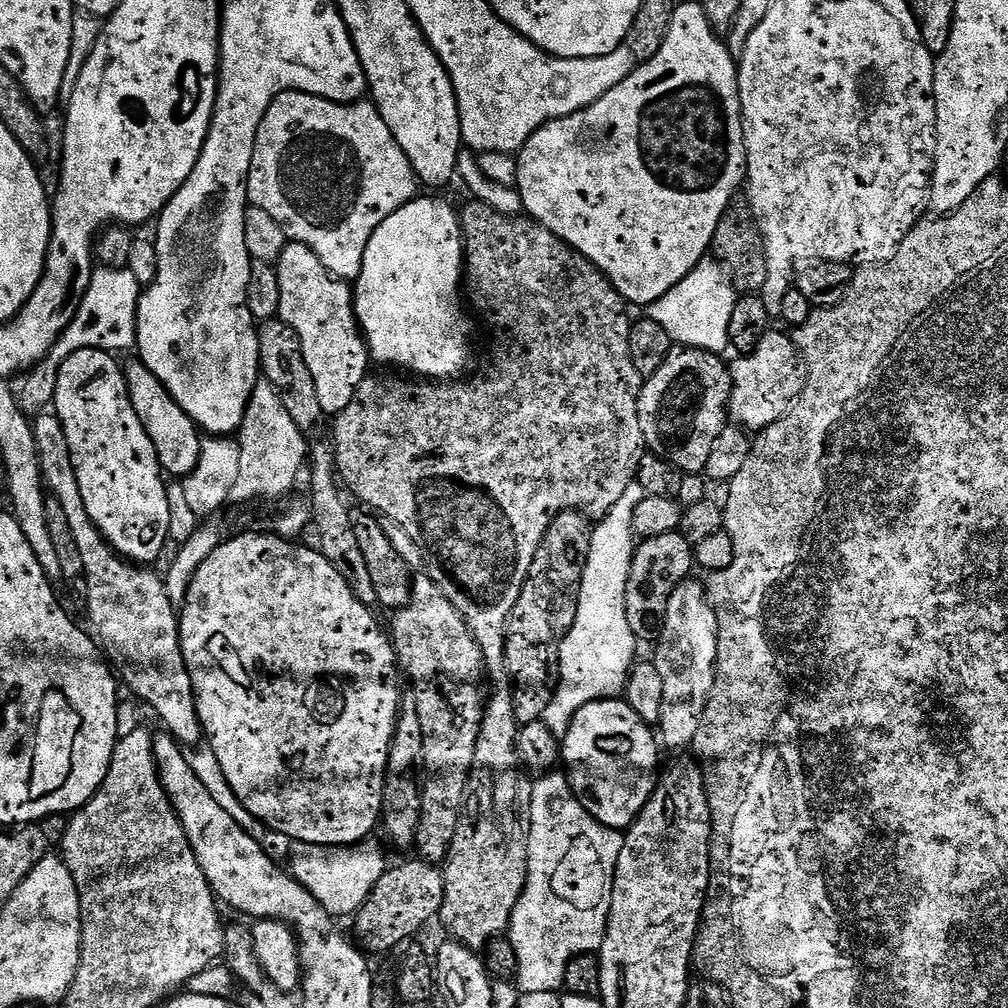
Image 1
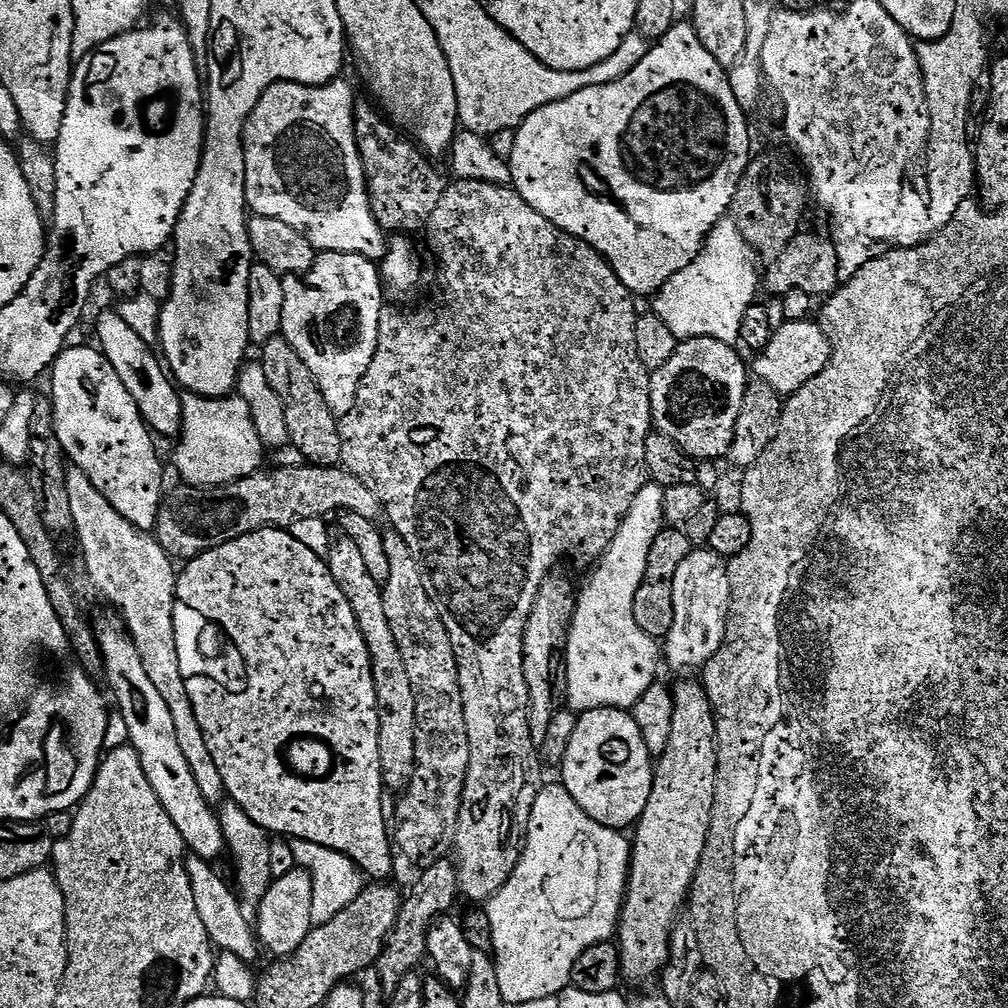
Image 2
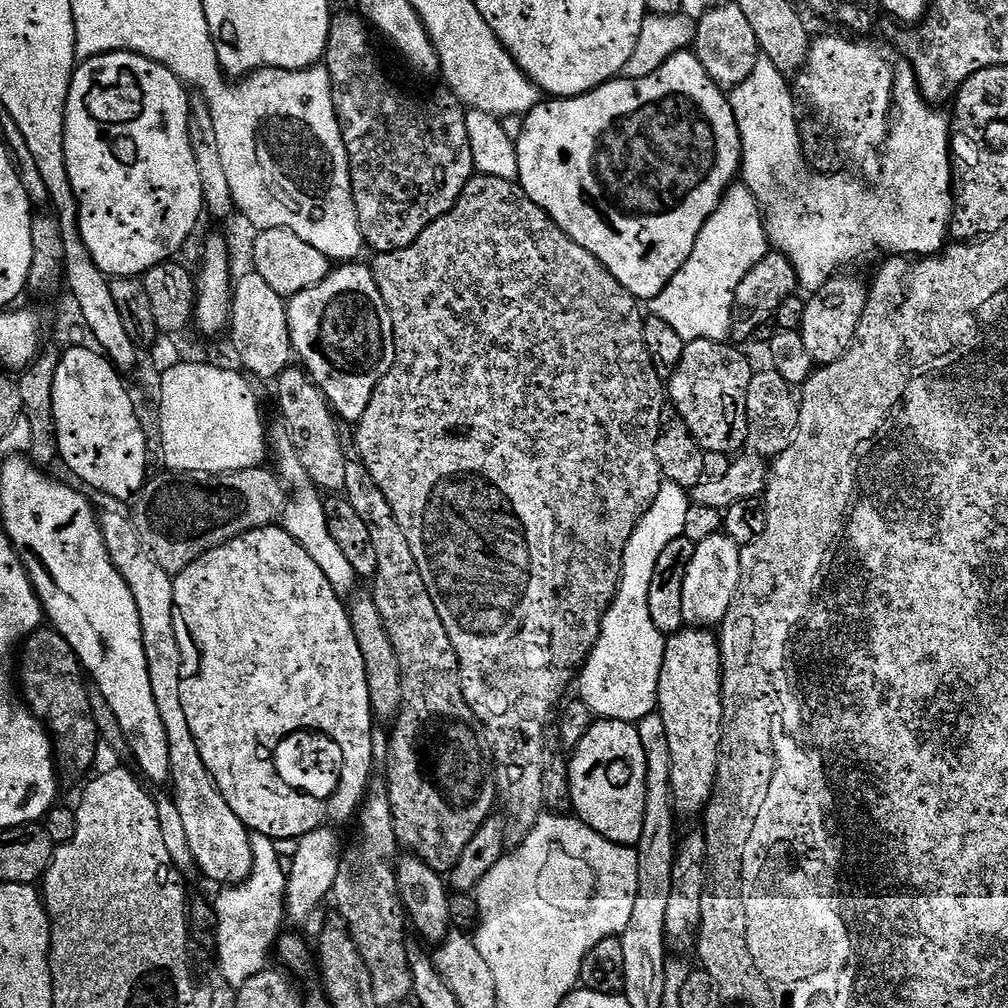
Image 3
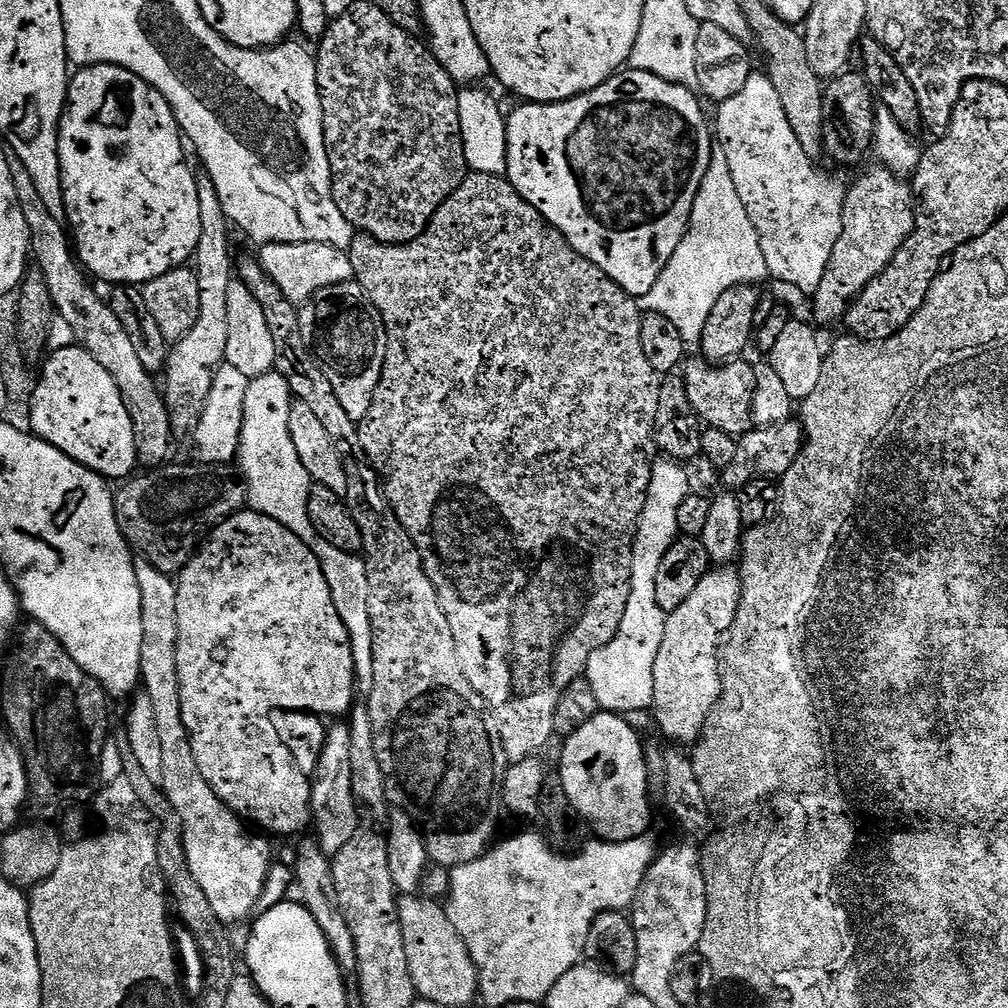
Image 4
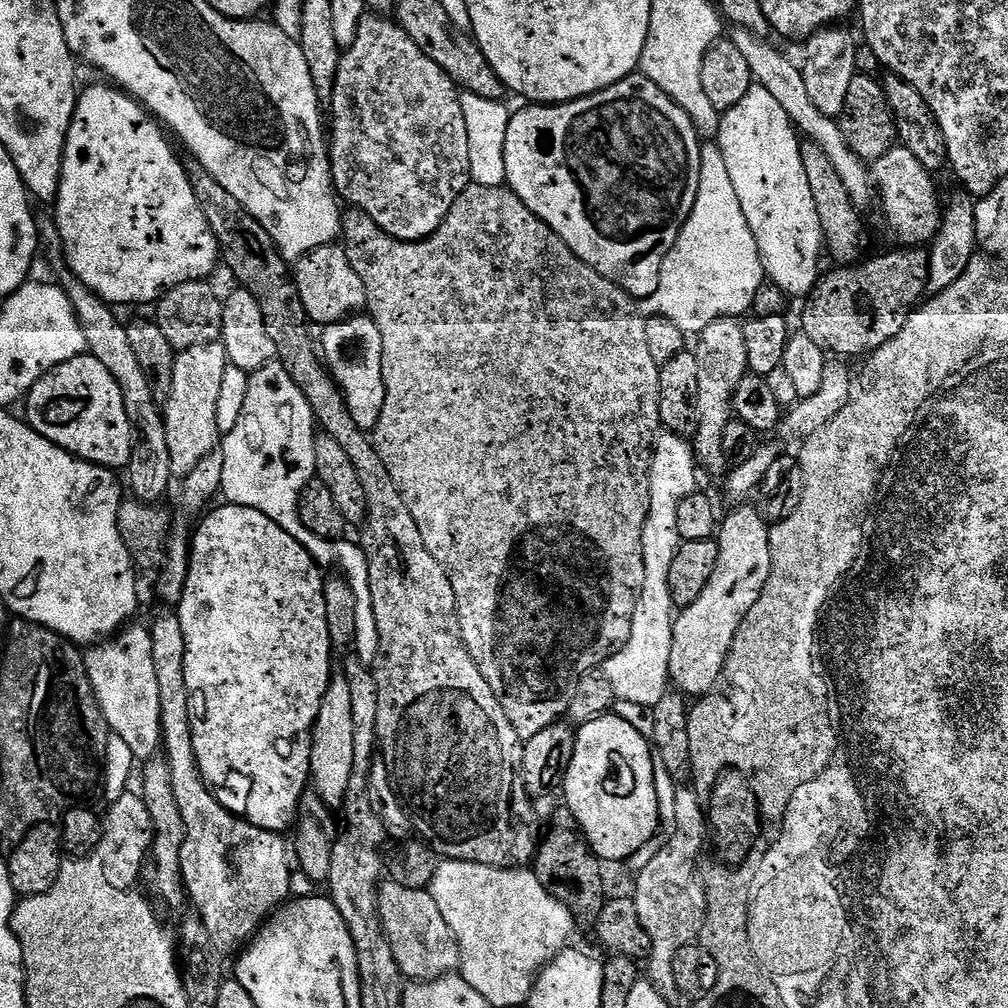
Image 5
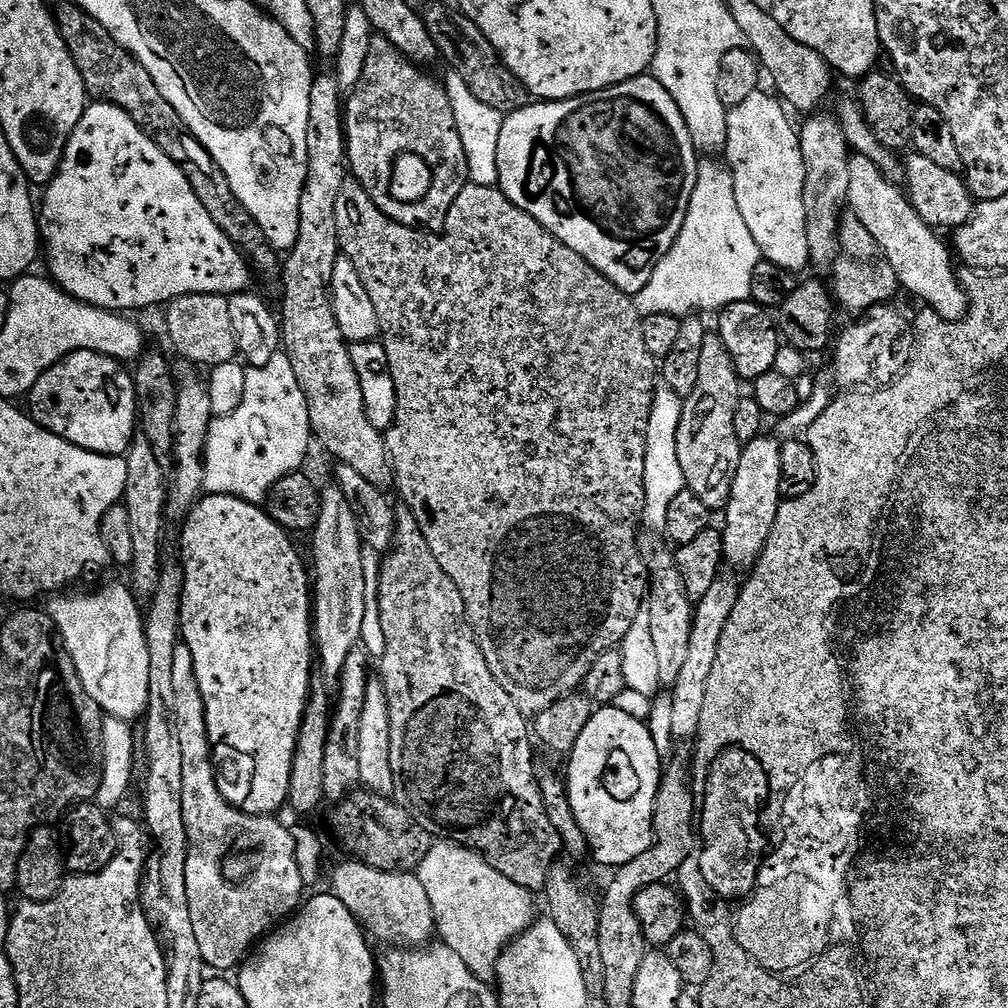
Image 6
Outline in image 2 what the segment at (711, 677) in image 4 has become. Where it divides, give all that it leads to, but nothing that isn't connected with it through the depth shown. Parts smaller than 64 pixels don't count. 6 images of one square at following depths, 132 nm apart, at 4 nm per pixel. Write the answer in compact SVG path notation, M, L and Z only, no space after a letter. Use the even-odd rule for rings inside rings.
M680 678L677 684L672 688L672 697L674 698L674 722L670 729L670 746L658 757L658 763L654 768L652 778L652 789L650 798L646 802L646 810L642 810L639 820L634 825L636 840L631 841L632 845L632 867L628 870L628 891L624 893L624 905L620 911L620 922L618 925L618 947L620 949L620 970L625 981L632 984L644 984L647 980L654 981L668 966L668 955L670 954L671 934L675 930L677 921L681 919L680 911L685 911L686 905L690 900L692 885L696 882L696 872L700 869L702 854L706 850L706 842L710 834L712 825L712 811L714 810L714 786L716 785L716 771L718 770L718 754L716 753L716 713L710 702L710 698L703 683L696 678Z

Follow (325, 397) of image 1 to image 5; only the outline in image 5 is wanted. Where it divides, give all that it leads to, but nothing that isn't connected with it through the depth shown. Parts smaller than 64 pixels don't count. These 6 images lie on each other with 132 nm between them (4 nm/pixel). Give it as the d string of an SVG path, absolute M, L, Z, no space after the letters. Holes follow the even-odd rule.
M353 314L347 320L340 320L336 324L323 325L321 336L318 336L318 348L326 361L326 367L332 373L333 380L344 396L346 406L350 410L350 418L358 422L363 432L371 433L378 418L382 414L382 402L386 402L386 386L382 382L382 334L378 330L376 321L368 314Z

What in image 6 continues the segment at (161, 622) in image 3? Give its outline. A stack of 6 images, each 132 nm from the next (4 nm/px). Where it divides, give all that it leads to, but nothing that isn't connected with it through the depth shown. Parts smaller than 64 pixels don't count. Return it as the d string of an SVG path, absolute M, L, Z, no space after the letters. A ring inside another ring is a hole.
M182 642L174 650L173 677L174 694L178 694L174 705L178 717L178 739L182 745L182 814L186 818L188 835L186 891L191 921L194 922L195 937L198 938L205 965L209 969L217 968L220 971L217 973L228 974L232 967L235 969L253 951L257 942L299 909L306 896L306 885L298 870L296 838L290 828L288 832L287 826L279 824L276 816L251 816L240 812L230 806L226 798L222 798L216 785L216 772L212 768L206 706L202 702L202 690L198 690L198 678L194 674L194 654L190 654L190 646Z

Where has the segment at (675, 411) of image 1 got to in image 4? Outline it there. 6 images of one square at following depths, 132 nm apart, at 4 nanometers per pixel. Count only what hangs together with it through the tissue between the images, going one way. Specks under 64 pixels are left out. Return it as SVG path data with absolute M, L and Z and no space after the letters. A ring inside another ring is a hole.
M708 362L689 363L684 384L692 409L708 428L717 428L734 437L742 437L754 427L756 406L757 369L745 362L732 362L727 366L713 366Z

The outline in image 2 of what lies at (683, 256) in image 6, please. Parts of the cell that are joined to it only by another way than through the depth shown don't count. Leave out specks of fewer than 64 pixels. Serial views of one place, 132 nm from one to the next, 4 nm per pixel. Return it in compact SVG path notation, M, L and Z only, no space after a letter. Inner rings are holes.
M720 220L694 262L678 270L678 274L674 274L674 278L655 293L654 315L662 318L662 322L666 322L680 340L705 336L733 346L739 345L742 317L752 304L757 303L756 287L759 289L762 284L762 276L759 271L756 273L755 263L754 253L746 238L742 238L735 220Z

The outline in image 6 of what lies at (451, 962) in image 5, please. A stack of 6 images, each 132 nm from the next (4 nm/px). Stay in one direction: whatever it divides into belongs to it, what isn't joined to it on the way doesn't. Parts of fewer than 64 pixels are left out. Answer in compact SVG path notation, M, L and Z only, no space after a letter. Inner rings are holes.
M348 858L345 864L340 864L333 870L331 891L340 899L342 906L354 914L369 937L377 936L392 944L388 946L416 950L436 936L434 910L419 875L378 870L374 866L366 866L358 859Z

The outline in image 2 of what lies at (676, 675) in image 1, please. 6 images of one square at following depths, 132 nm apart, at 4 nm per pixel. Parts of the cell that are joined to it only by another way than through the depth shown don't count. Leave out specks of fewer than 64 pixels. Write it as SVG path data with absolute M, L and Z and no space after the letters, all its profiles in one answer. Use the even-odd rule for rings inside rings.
M707 546L692 551L674 574L674 626L662 644L662 656L676 674L703 670L718 654L728 629L728 611L732 587L725 557L714 554Z

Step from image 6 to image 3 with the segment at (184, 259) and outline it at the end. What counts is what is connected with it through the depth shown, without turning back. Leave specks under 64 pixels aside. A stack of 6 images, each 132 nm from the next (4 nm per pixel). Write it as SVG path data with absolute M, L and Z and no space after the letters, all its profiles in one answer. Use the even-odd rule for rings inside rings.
M107 52L101 56L92 56L89 60L83 61L77 67L76 73L72 75L72 85L64 115L66 170L70 174L70 186L76 195L76 205L80 208L80 233L84 239L84 245L86 250L90 250L94 262L109 278L143 277L144 273L149 272L152 267L171 261L176 256L175 252L191 238L200 215L202 217L205 215L202 178L198 178L198 162L194 162L194 150L190 150L190 134L186 130L189 107L190 92L186 85L166 66L140 56L136 52Z

